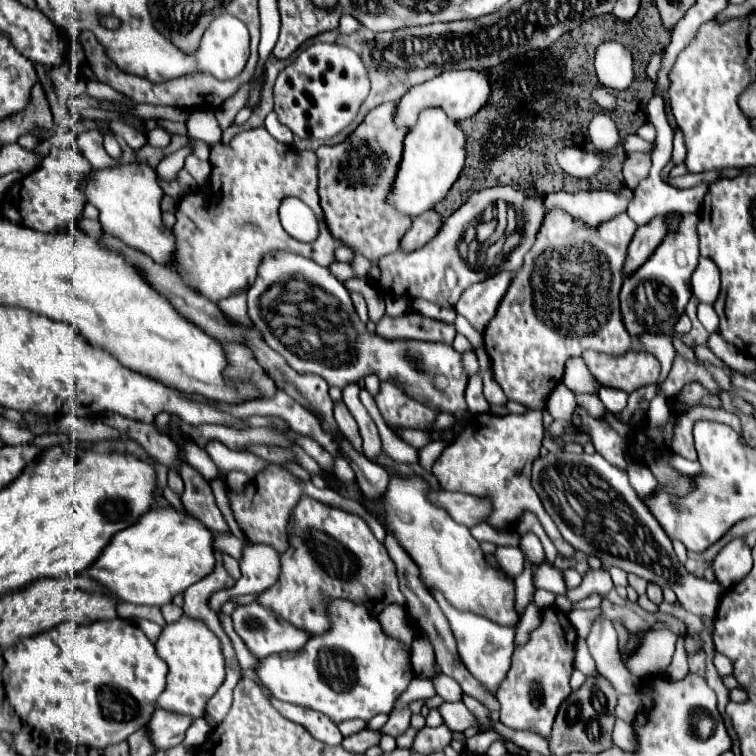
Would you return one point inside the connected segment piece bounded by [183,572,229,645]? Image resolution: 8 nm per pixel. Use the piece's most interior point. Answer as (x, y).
(196, 597)

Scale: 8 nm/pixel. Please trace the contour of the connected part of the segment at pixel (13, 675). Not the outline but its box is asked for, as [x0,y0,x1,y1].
[2,619,168,749]

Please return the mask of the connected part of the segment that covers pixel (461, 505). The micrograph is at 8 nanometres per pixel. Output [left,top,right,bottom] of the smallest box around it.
[428,489,488,527]

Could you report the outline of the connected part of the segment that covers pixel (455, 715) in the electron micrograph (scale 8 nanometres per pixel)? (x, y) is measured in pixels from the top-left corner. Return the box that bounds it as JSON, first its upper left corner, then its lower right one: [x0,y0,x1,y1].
[440,701,480,731]

